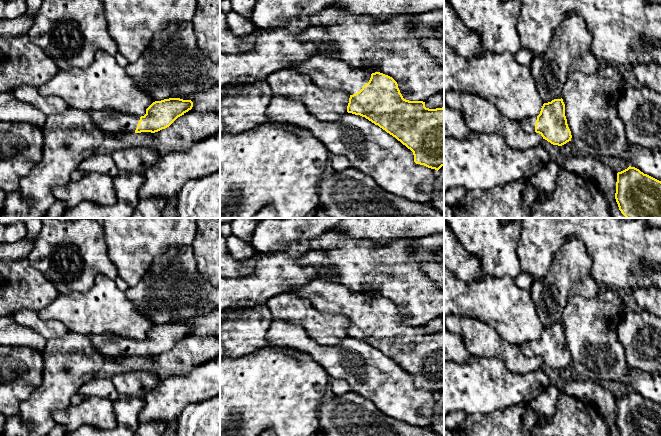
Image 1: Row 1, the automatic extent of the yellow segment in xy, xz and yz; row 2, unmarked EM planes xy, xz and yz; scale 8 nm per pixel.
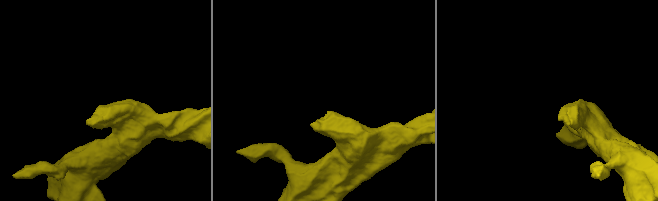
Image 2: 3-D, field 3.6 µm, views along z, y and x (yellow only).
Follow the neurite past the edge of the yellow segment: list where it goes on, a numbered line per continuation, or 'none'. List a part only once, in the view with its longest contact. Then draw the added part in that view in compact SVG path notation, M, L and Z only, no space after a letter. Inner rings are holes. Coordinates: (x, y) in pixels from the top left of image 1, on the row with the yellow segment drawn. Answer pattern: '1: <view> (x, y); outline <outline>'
1: xz (325, 72); outline M322 56L311 57L292 69L310 77L318 87L343 91L349 95L359 92L371 78L369 72L351 68L342 61Z

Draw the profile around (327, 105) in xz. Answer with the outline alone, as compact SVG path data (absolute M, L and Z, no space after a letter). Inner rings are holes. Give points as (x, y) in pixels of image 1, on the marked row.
M294 69L272 73L266 81L272 95L300 101L319 121L334 122L347 113L348 93L318 87L310 77Z

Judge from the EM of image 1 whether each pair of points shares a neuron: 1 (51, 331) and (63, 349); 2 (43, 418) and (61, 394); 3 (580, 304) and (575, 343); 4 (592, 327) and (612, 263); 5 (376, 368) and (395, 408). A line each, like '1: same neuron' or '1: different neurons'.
1: different neurons
2: same neuron
3: same neuron
4: different neurons
5: same neuron

